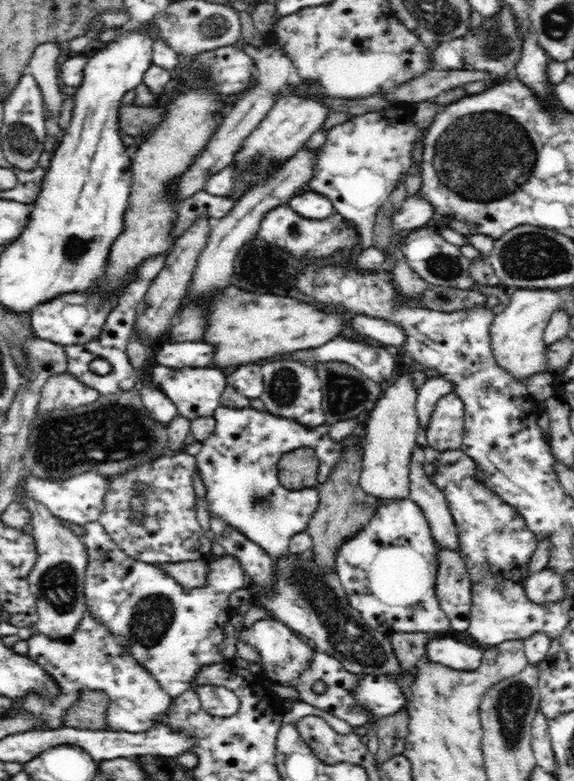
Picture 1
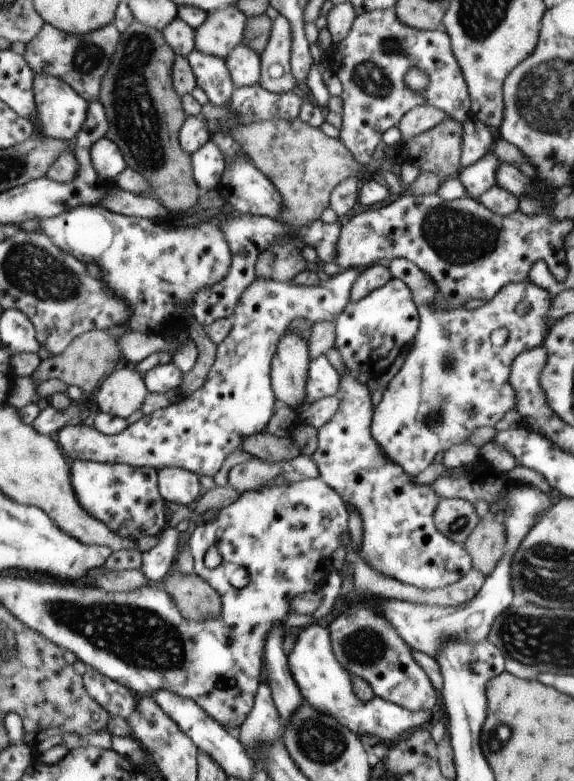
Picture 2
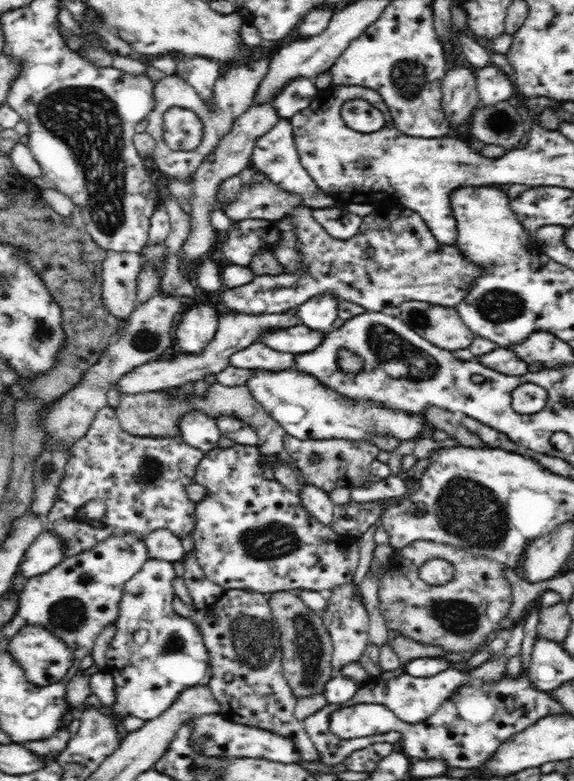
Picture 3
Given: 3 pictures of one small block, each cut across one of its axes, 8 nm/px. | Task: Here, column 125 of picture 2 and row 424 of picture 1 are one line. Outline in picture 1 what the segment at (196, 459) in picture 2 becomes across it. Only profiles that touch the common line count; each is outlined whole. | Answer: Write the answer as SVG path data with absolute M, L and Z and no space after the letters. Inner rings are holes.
M454 392L433 407L426 427L428 447L442 453L459 449L464 436L465 405Z

